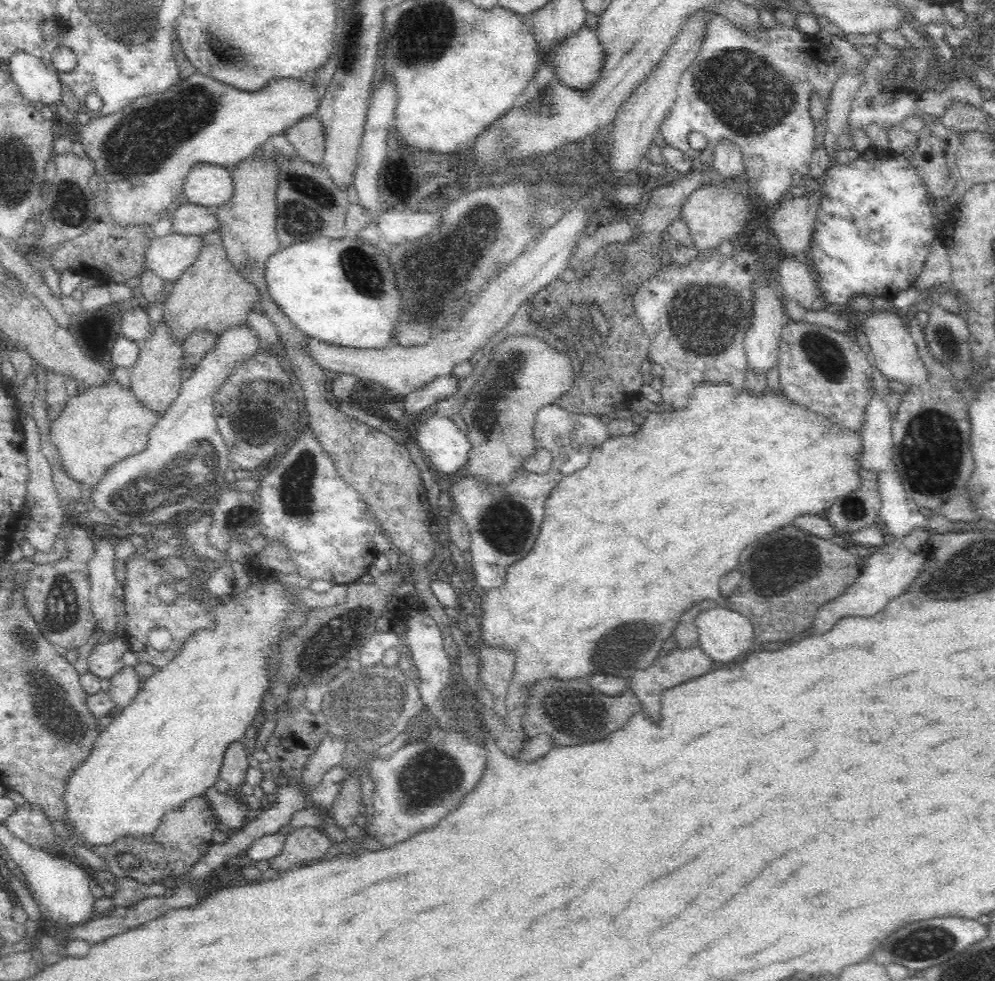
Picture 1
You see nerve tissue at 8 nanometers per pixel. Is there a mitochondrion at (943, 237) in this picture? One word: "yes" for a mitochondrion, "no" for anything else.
no

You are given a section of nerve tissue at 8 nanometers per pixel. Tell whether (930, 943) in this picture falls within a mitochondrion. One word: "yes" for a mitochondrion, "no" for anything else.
yes

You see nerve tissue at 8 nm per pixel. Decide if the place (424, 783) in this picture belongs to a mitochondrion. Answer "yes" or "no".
yes

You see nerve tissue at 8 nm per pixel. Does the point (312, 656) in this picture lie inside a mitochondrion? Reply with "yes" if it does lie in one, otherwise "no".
yes

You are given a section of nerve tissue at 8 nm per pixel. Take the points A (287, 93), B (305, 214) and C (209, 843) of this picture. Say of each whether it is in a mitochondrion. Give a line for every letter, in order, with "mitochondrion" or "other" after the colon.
A: other
B: mitochondrion
C: other

